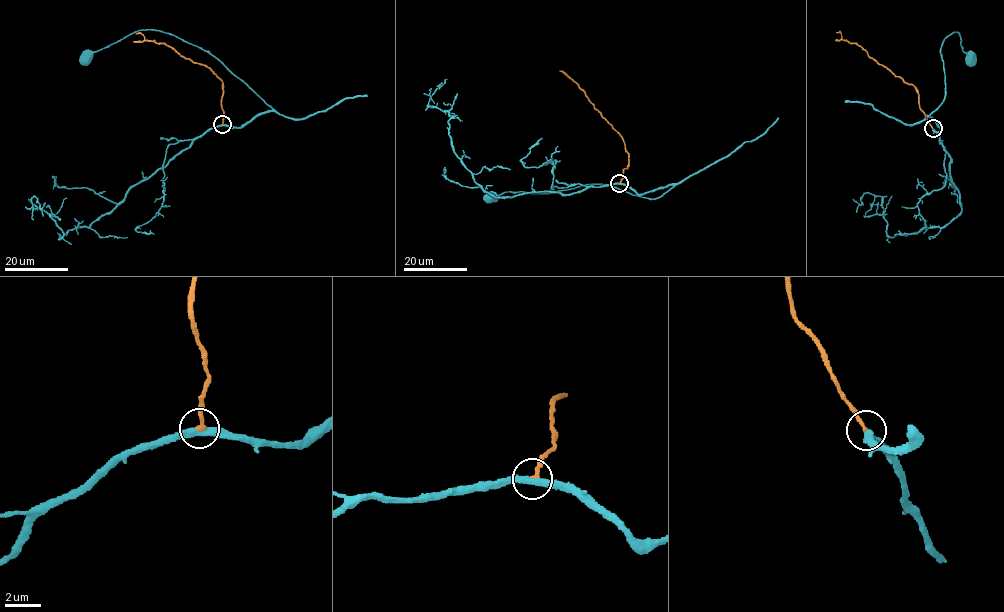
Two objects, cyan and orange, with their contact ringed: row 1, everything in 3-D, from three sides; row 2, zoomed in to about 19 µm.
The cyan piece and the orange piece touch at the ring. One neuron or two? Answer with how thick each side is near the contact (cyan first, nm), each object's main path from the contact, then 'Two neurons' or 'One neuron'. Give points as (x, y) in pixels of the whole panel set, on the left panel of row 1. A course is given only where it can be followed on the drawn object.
Thickness 380 nm (cyan) against 260 nm. Course of cyan: (222, 124), (241, 127), (274, 110), (198, 47), (155, 30), (137, 30), (89, 52), (86, 58). Course of orange: (222, 124), (220, 79), (207, 66), (193, 63), (167, 44), (148, 41), (136, 33). One neuron

